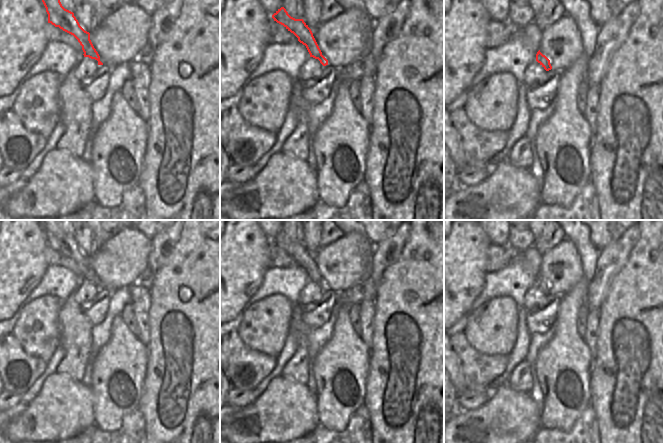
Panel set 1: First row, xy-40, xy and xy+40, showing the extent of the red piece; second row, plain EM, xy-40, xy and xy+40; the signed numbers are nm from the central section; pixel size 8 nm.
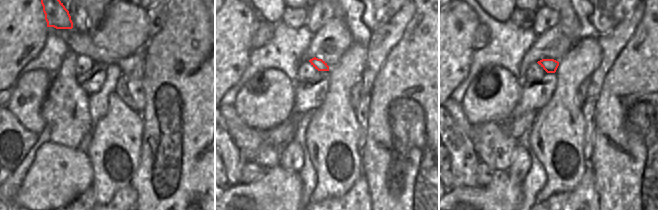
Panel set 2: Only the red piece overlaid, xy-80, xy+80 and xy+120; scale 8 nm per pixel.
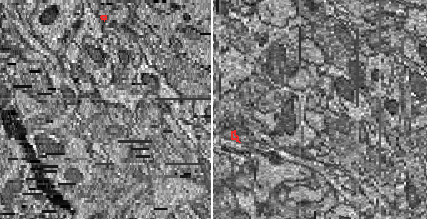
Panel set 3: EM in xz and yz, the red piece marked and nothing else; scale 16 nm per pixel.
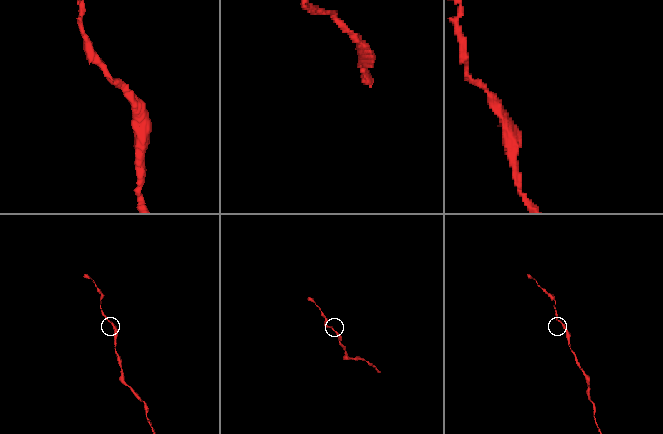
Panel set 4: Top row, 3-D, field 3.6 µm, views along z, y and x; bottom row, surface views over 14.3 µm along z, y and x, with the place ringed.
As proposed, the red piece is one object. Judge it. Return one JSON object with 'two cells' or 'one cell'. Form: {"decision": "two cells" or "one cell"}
{"decision": "one cell"}

